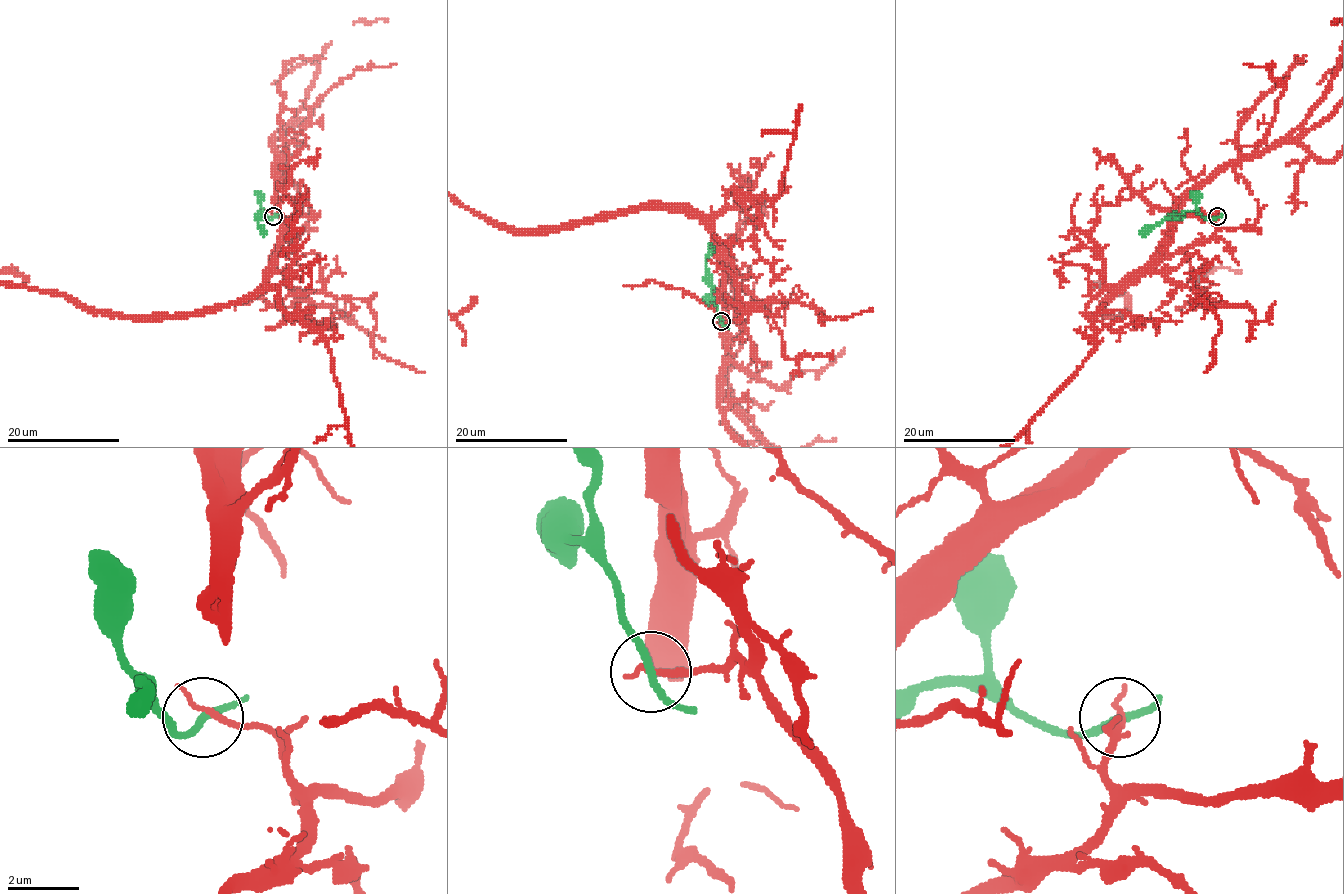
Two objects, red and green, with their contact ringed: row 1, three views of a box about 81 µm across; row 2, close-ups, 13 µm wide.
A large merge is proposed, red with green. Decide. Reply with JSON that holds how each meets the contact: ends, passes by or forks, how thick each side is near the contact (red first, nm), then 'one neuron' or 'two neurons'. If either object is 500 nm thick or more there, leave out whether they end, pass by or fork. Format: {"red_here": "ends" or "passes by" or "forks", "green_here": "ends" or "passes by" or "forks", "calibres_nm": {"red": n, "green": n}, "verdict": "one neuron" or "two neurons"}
{"red_here": "ends", "green_here": "passes by", "calibres_nm": {"red": 180, "green": 190}, "verdict": "two neurons"}

